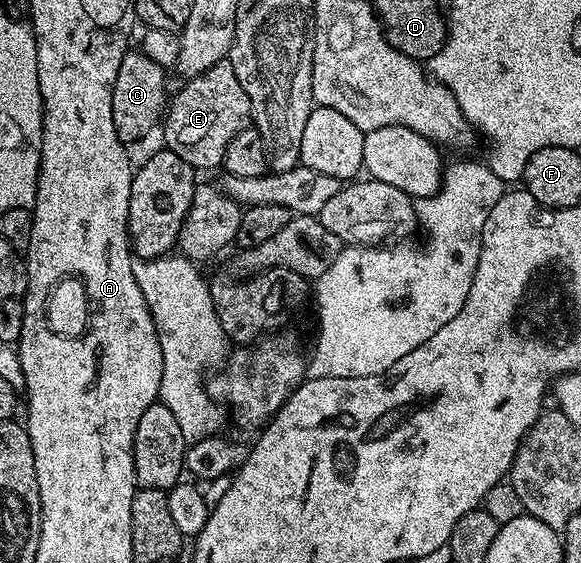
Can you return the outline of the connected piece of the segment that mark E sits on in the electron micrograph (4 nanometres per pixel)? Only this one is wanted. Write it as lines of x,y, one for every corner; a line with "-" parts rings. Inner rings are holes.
229,60
208,67
208,71
189,78
185,84
186,86
175,97
173,94
164,113
164,124
161,129
163,128
162,137
166,140
163,141
165,148
180,155
180,159
184,159
192,166
197,166
201,157
214,165
221,166
226,156
228,143
232,143
232,139
236,139
236,135
240,135
240,131
244,131
251,124
252,112
248,95
244,87
240,87
240,79
236,79
236,71
232,71

